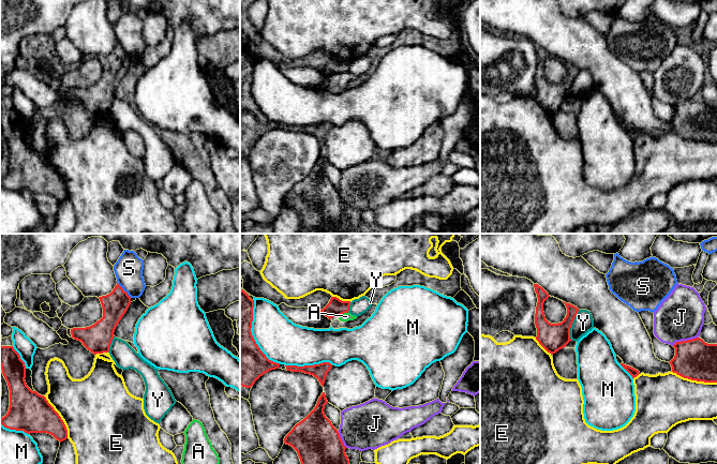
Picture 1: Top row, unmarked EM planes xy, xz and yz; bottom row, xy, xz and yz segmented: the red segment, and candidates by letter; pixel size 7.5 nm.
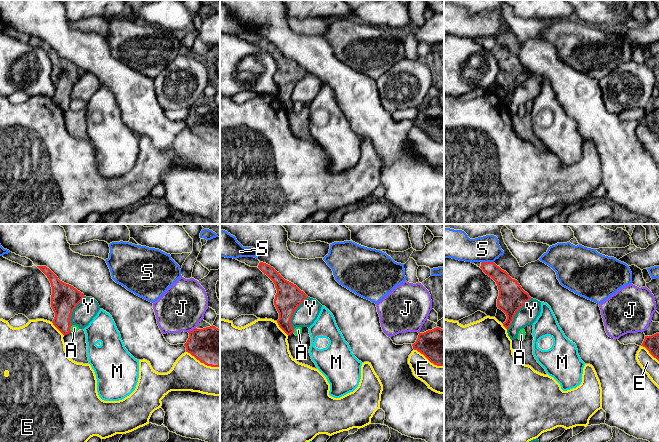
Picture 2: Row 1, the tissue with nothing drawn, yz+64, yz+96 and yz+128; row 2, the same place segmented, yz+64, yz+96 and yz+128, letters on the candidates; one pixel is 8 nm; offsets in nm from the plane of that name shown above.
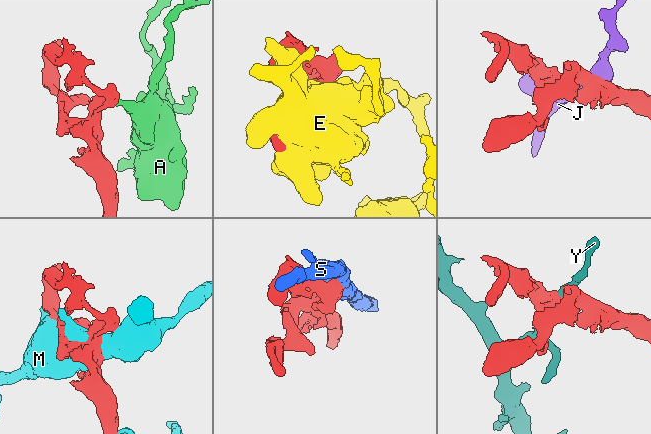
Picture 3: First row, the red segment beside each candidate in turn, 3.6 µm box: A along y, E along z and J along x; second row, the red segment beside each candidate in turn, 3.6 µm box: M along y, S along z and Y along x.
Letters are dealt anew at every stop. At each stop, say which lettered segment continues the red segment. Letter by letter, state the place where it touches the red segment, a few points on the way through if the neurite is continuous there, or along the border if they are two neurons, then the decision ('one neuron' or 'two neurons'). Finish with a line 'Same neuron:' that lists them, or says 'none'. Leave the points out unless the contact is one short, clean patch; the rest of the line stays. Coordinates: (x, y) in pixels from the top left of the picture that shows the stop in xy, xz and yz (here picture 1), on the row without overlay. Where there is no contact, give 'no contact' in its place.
A: contact xz (343, 73); border xz (347, 72), (339, 75); two neurons
E: contact yz (695, 139); two neurons
J: contact yz (685, 101); border yz (698, 96), (691, 100), (676, 101), (672, 105); two neurons
M: contact xz (252, 95); two neurons
S: contact xy (123, 50); border xy (117, 43), (131, 57); two neurons
Y: contact yz (571, 85); two neurons
Same neuron: none

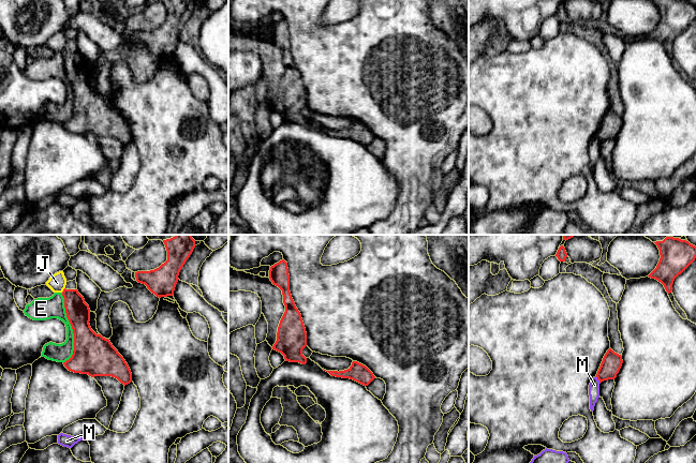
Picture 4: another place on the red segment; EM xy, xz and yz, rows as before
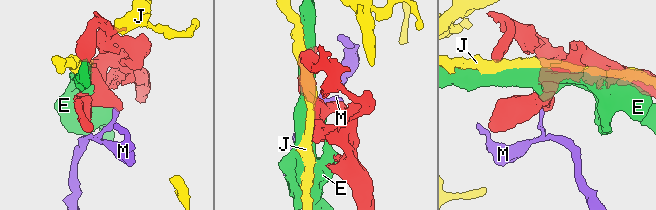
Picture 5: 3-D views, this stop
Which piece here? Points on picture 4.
E: contact xy (72, 88); two neurons
J: contact xy (63, 49); two neurons
M: contact yz (597, 138); border yz (595, 136), (600, 143); two neurons
Same neuron: none

